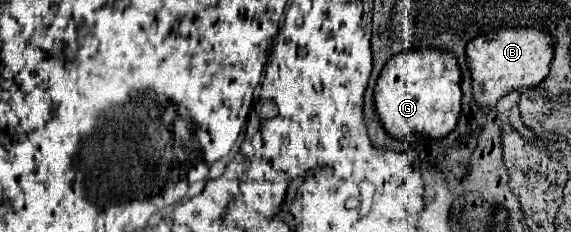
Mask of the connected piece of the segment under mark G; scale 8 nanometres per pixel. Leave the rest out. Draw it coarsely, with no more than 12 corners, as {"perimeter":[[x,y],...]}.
{"perimeter":[[448,50],[392,56],[374,90],[384,128],[444,138],[462,114]]}

